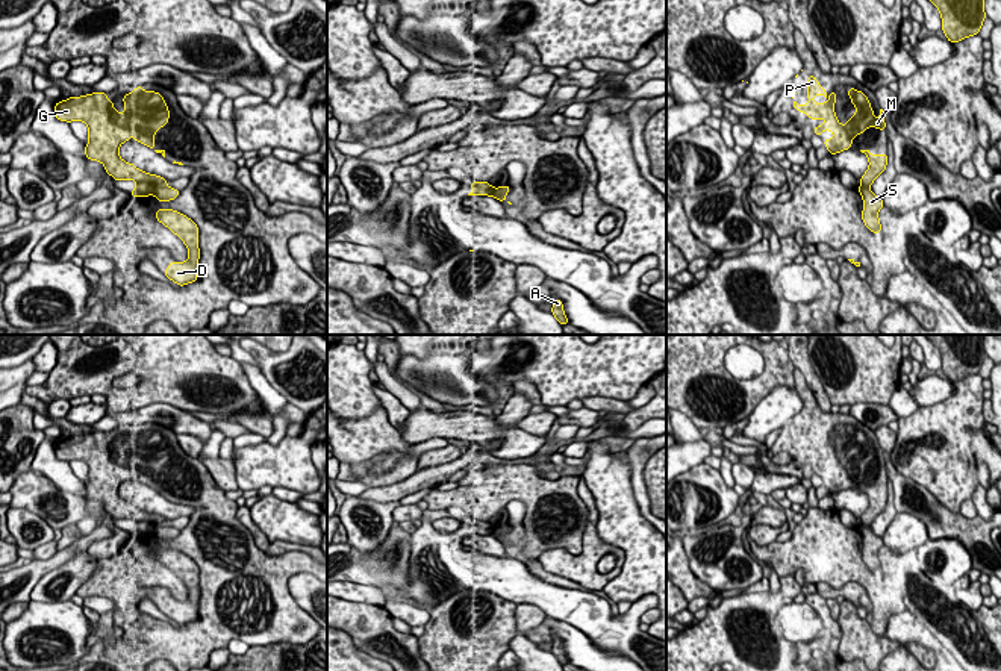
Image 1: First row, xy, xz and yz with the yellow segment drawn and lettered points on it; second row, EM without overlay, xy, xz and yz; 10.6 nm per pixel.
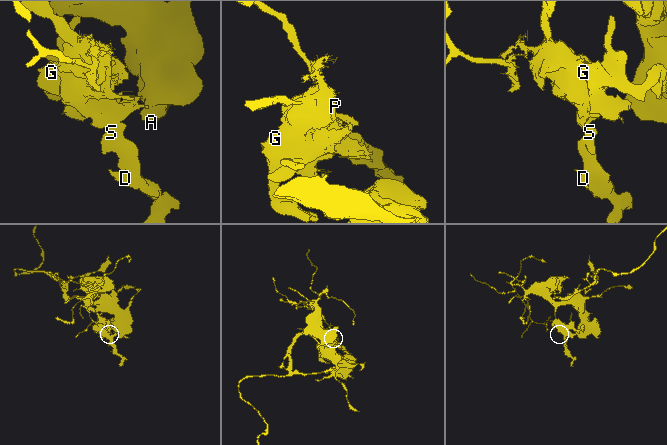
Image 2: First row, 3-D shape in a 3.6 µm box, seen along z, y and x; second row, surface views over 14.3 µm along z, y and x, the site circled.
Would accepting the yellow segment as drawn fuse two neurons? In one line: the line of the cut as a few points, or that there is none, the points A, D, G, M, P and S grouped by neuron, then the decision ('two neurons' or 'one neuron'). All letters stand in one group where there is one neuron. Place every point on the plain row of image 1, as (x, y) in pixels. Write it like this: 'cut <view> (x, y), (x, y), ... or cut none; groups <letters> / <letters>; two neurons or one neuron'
cut xy (165, 523), (158, 524), (152, 532); groups A G M P / D S; two neurons

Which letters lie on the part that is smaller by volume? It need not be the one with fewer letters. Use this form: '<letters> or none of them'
D, S

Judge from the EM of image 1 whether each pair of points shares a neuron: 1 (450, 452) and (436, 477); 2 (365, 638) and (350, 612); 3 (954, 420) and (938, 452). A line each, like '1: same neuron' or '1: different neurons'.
1: different neurons
2: same neuron
3: same neuron

